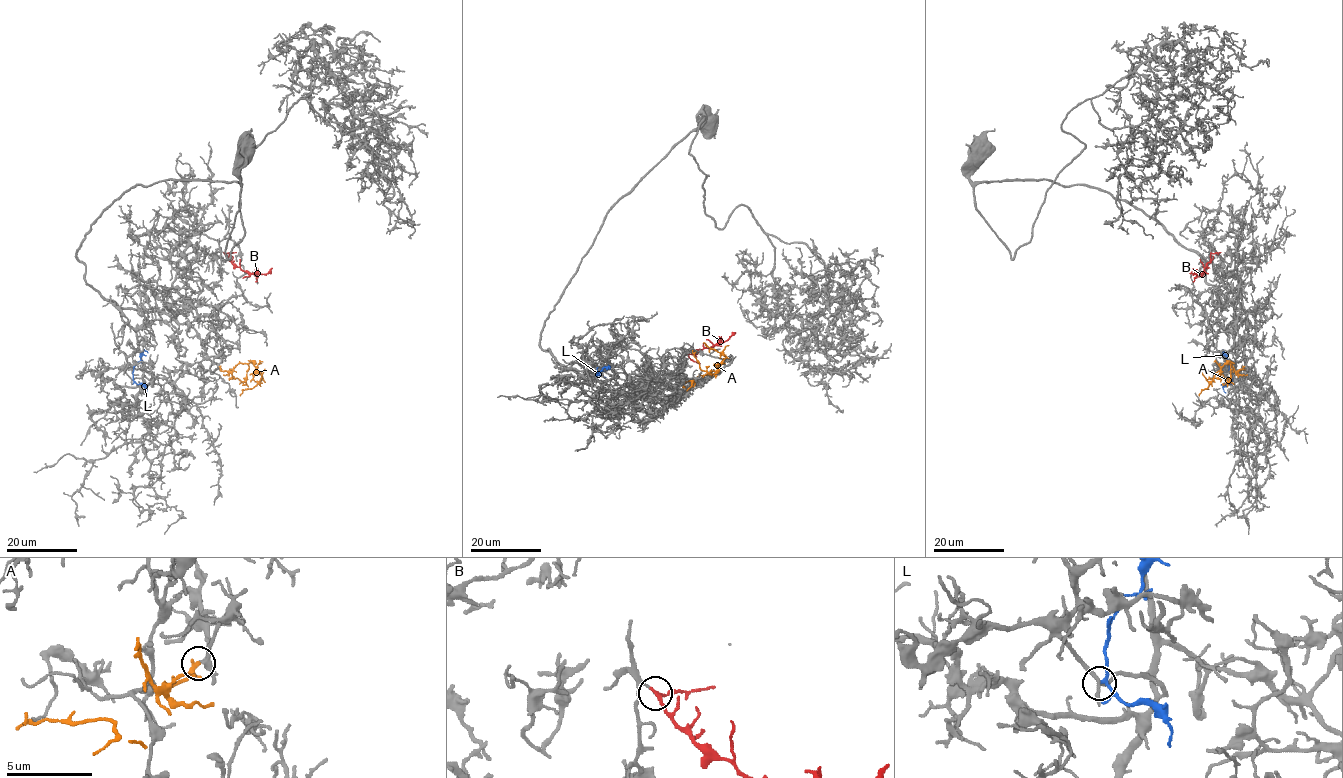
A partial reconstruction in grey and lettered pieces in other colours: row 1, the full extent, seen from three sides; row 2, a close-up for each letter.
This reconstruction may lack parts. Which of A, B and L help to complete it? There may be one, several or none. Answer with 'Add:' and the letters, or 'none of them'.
Add: A

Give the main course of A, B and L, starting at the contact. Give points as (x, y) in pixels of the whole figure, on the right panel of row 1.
A: (1244, 367), (1235, 371), (1229, 361), (1199, 396)
B: (1211, 253), (1202, 273), (1194, 274), (1188, 267)
L: (1231, 380), (1225, 354), (1222, 353)

